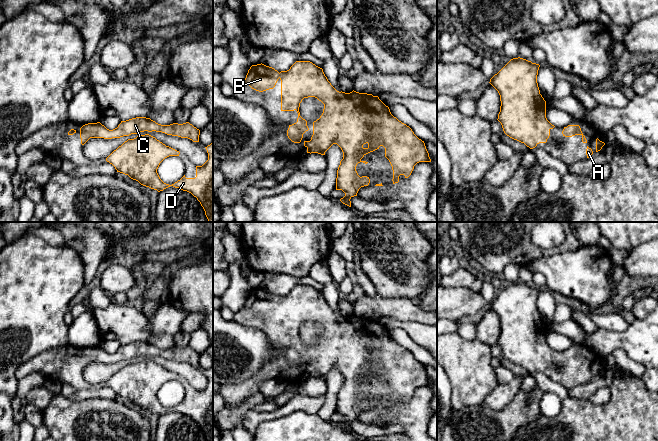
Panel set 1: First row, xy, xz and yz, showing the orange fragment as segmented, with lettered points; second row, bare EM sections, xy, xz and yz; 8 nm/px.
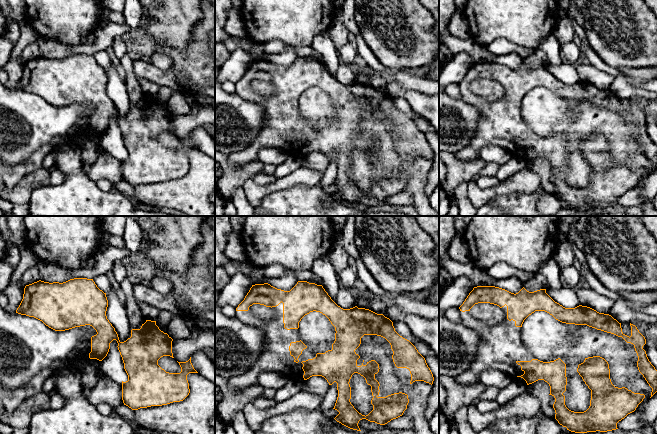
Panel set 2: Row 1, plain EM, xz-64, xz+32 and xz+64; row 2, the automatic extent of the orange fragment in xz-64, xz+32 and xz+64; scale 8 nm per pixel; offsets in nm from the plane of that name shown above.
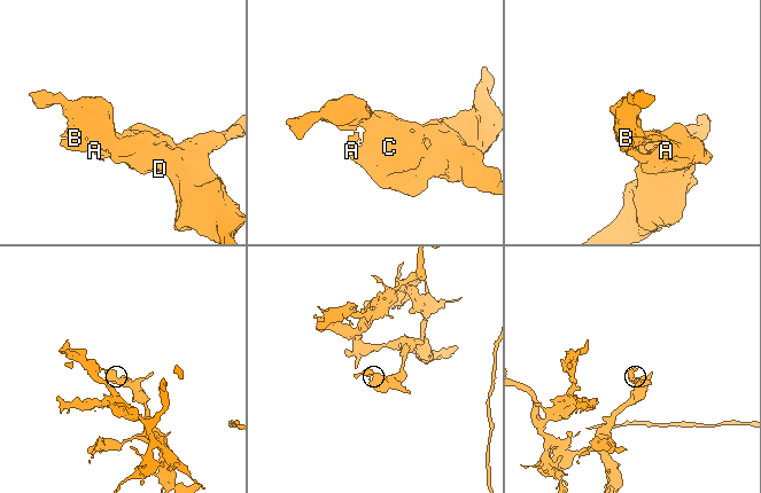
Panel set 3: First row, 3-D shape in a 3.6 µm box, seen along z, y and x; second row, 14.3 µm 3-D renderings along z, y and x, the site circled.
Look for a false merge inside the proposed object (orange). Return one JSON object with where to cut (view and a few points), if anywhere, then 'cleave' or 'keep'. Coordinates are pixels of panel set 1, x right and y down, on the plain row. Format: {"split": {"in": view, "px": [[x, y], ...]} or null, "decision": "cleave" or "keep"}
{"split": null, "decision": "keep"}

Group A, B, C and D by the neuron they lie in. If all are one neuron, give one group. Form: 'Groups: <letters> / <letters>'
Groups: A B C D

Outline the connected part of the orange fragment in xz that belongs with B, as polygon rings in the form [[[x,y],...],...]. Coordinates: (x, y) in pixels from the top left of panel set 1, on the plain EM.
[[[296,285],[289,294],[281,295],[280,297],[274,292],[266,290],[262,287],[252,289],[248,294],[243,309],[249,309],[252,313],[263,316],[273,313],[279,303],[281,304],[281,335],[296,334],[298,337],[297,346],[289,349],[287,354],[287,360],[292,366],[300,367],[303,362],[303,358],[309,354],[307,345],[300,340],[299,336],[299,331],[302,324],[308,321],[315,321],[324,328],[322,339],[319,343],[313,346],[313,359],[311,364],[304,365],[304,370],[307,372],[307,377],[318,377],[321,379],[325,379],[325,376],[333,368],[337,368],[341,372],[343,376],[343,383],[340,385],[340,389],[337,394],[336,414],[342,414],[345,417],[345,420],[340,423],[343,428],[351,431],[350,423],[357,420],[357,417],[361,411],[369,409],[369,401],[360,401],[356,395],[356,390],[360,386],[367,388],[368,386],[362,385],[361,383],[366,378],[379,373],[380,370],[385,372],[385,381],[389,384],[392,390],[393,408],[399,406],[400,399],[404,399],[405,402],[408,402],[417,387],[431,386],[424,365],[419,363],[409,350],[394,341],[391,338],[389,331],[386,330],[378,320],[373,320],[372,318],[367,317],[359,317],[354,314],[350,317],[337,315],[328,305],[323,293],[310,285]]]

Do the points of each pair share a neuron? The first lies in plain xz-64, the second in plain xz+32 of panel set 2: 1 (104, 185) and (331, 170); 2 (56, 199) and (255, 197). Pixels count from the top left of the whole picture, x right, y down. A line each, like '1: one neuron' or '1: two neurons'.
1: one neuron
2: two neurons

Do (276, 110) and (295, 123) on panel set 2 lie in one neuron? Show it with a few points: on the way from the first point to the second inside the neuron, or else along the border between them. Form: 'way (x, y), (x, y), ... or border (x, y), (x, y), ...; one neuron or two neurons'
way (281, 115), (290, 123); one neuron

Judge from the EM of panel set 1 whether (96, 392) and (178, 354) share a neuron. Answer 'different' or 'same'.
different

